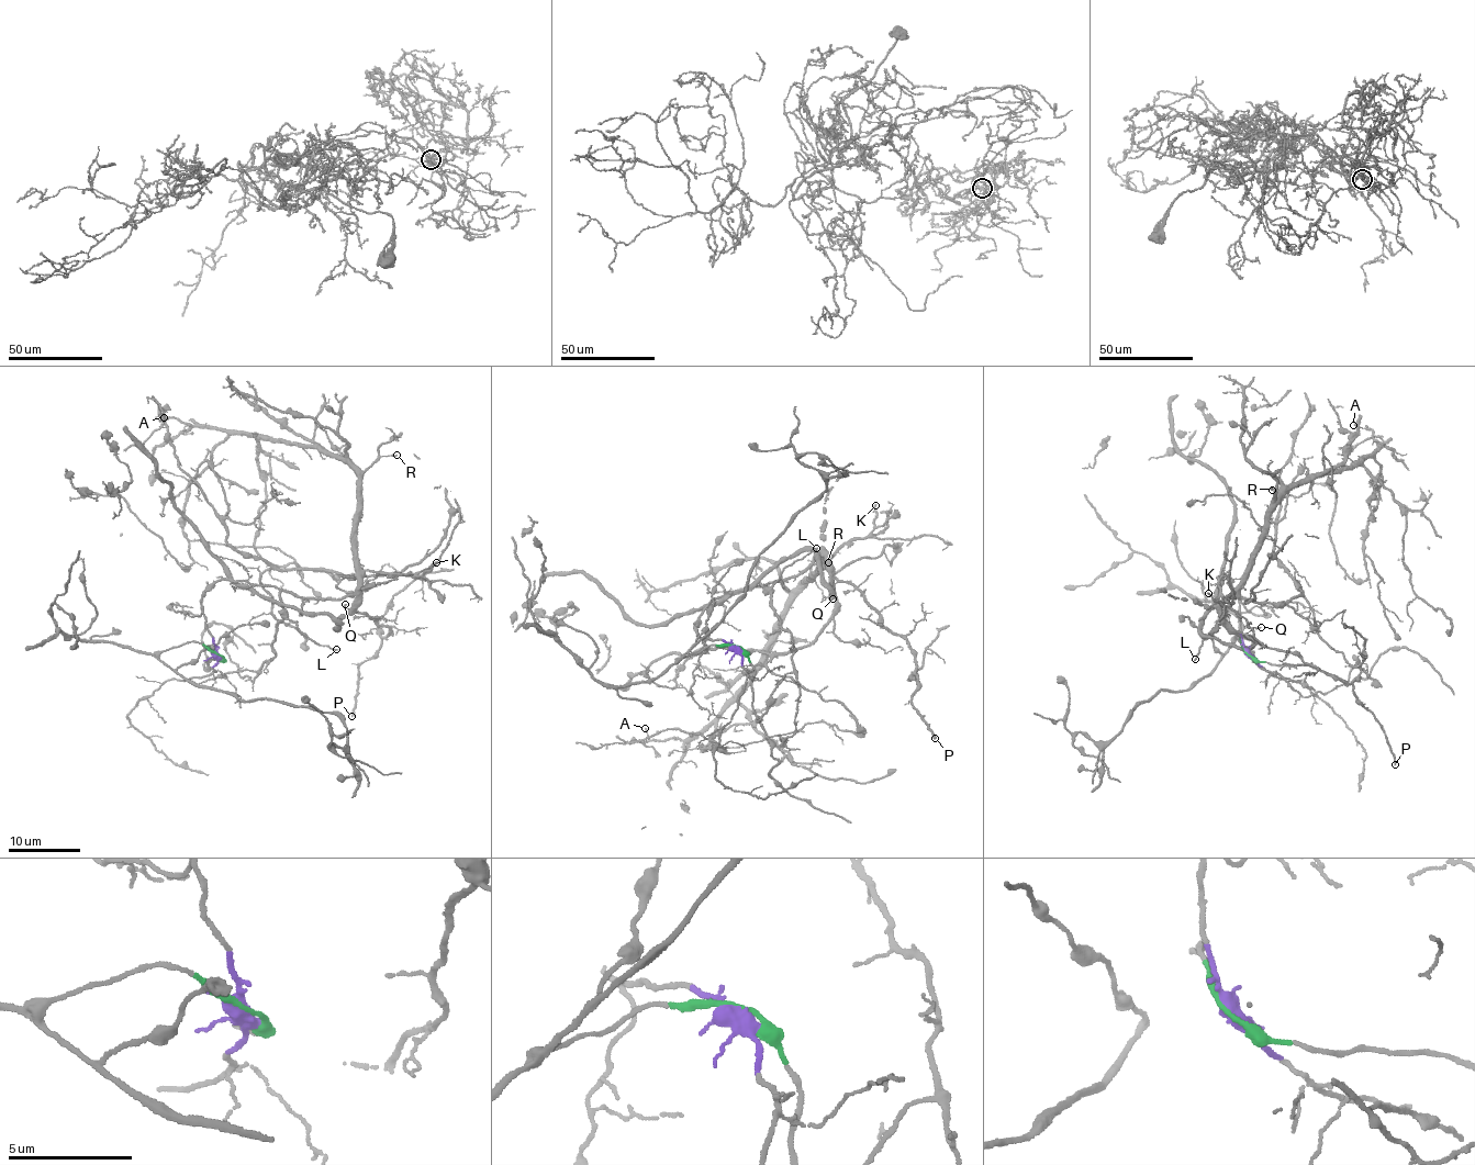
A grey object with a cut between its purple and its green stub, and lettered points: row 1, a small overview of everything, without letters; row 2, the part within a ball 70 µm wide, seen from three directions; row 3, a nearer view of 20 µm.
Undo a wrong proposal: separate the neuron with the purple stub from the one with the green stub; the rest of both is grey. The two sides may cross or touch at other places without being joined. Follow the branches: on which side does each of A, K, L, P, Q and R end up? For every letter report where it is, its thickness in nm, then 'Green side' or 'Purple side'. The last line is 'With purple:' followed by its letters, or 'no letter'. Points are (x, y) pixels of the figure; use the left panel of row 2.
A: Place: (164, 417). Thickness 140 nm. Purple side
K: Place: (436, 562). Thickness 170 nm. Purple side
L: Place: (336, 649). Thickness 140 nm. Purple side
P: Place: (352, 716). Thickness 180 nm. Purple side
Q: Place: (345, 604). Thickness 130 nm. Purple side
R: Place: (397, 455). Thickness 130 nm. Purple side
With purple: A, K, L, P, Q, R

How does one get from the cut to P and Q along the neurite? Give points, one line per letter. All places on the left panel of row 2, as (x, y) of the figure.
P: (219, 654), (201, 600), (219, 581), (301, 597), (354, 595), (354, 612), (390, 628), (359, 667), (352, 717)
Q: (219, 654), (201, 600), (204, 590), (223, 579), (281, 587), (301, 597), (354, 595), (354, 612), (344, 604)

